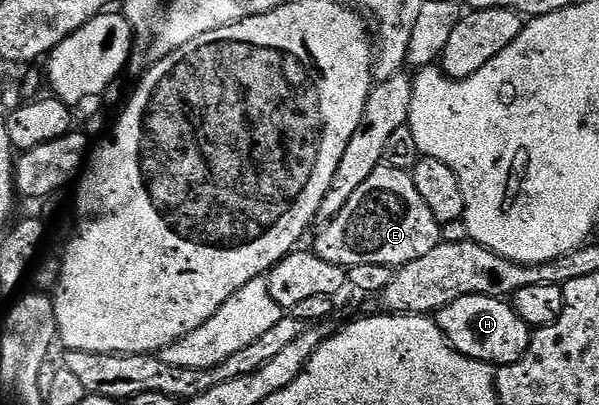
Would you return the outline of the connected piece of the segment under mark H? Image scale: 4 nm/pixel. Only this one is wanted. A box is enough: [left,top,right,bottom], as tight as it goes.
[435,296,534,366]

